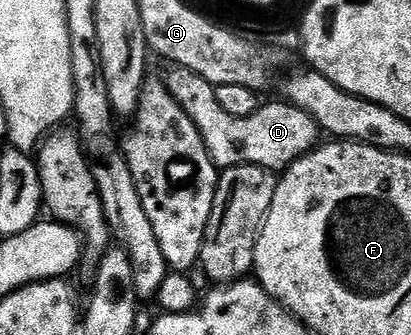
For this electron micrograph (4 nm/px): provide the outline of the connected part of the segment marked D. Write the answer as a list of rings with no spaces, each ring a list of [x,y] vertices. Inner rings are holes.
[[[175,66],[167,69],[168,93],[186,110],[190,122],[198,126],[202,134],[202,142],[216,163],[217,169],[233,168],[239,164],[253,164],[269,168],[274,173],[287,170],[295,160],[301,160],[306,153],[317,147],[322,131],[314,117],[298,109],[289,102],[282,104],[261,103],[250,117],[235,117],[226,114],[215,98],[216,85],[206,82],[194,70],[186,70]],[[320,136],[320,138],[319,138]],[[317,139],[317,140],[316,140]]]

